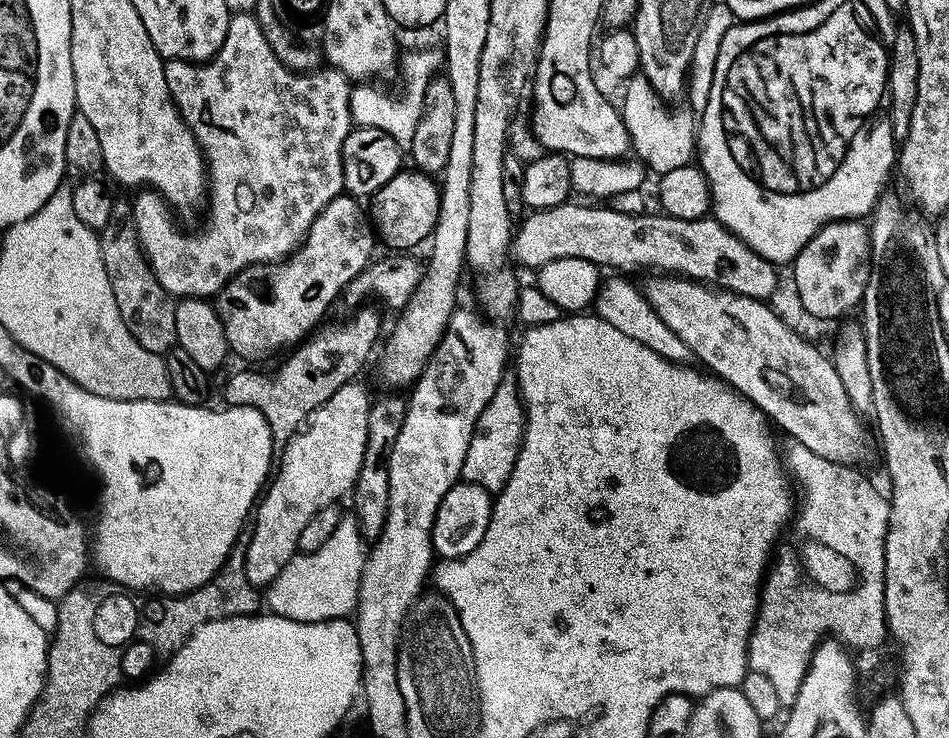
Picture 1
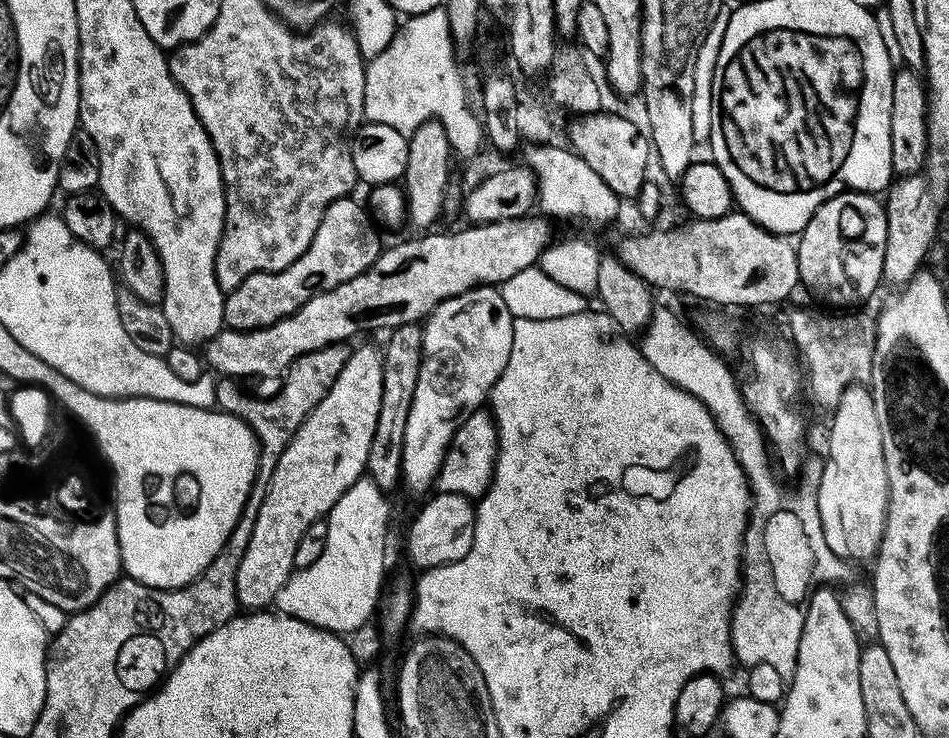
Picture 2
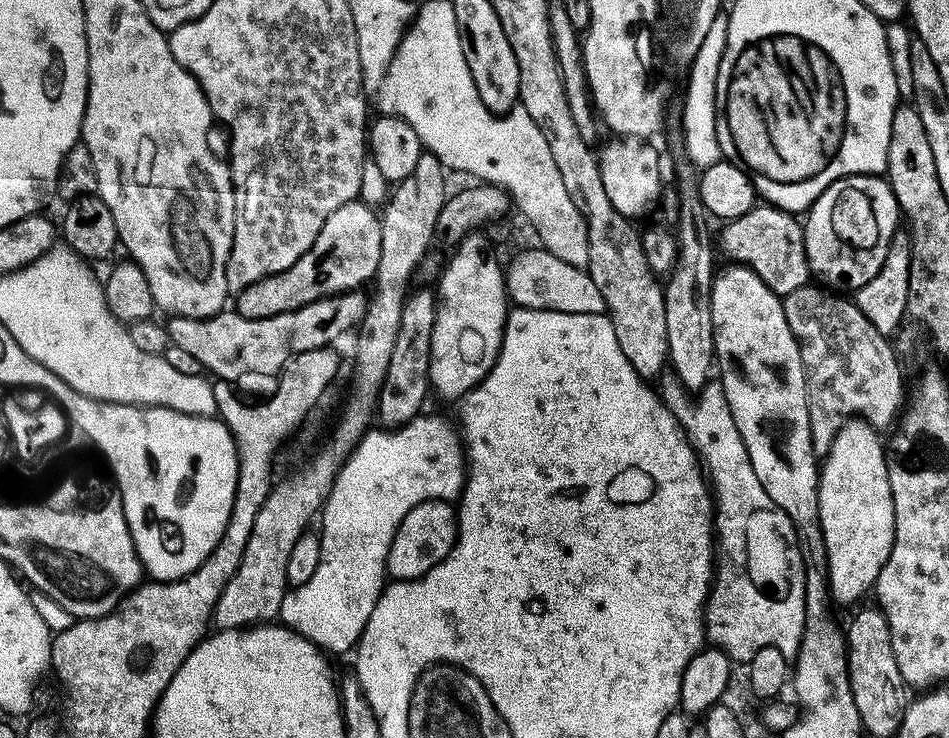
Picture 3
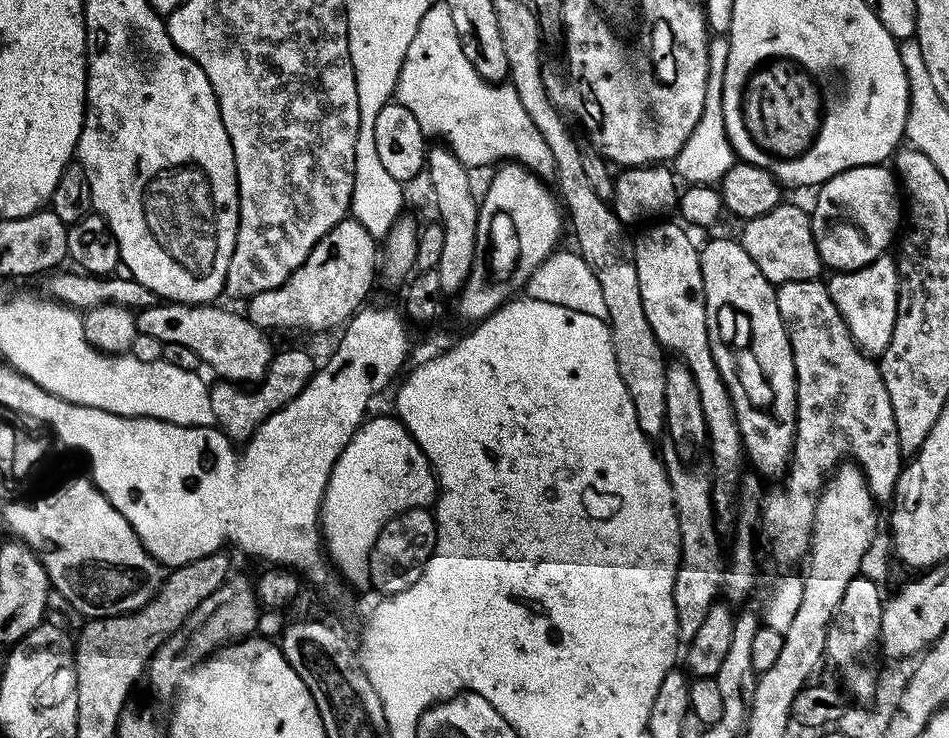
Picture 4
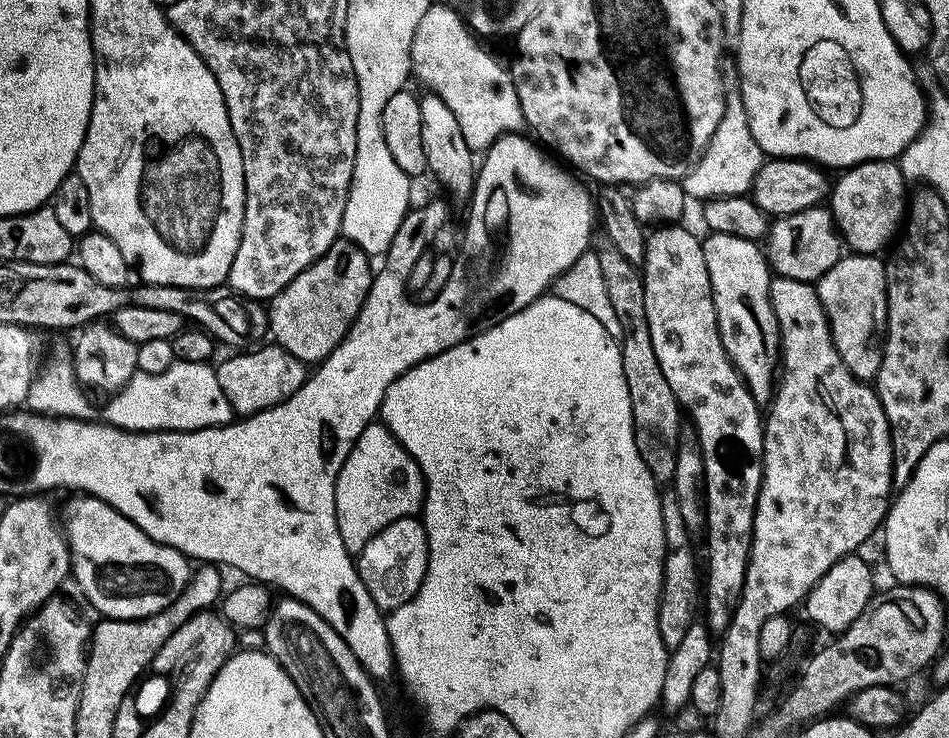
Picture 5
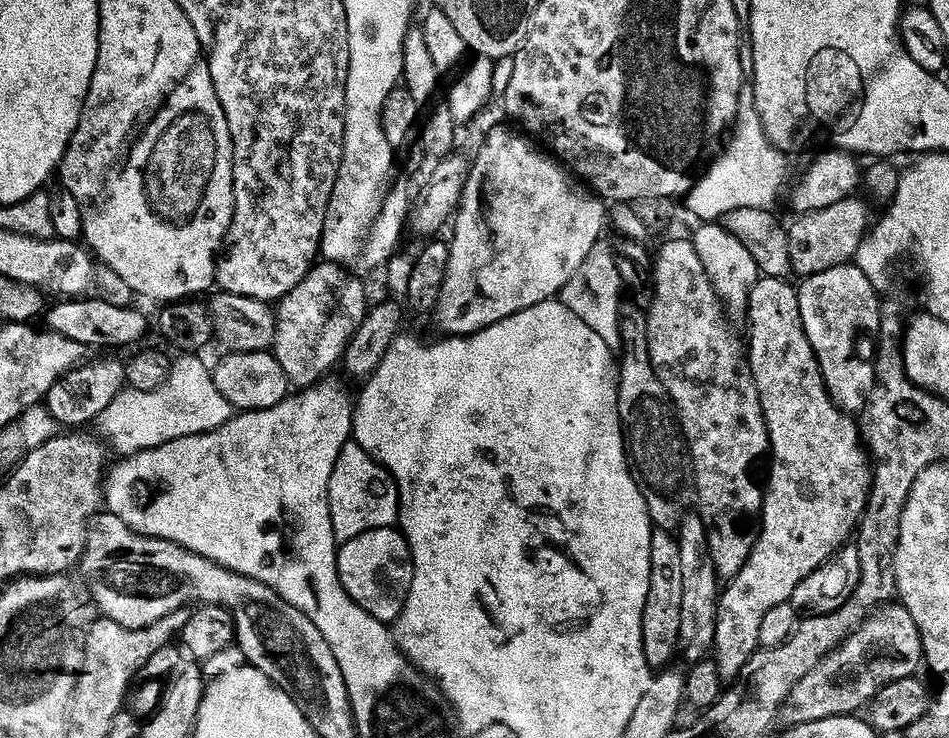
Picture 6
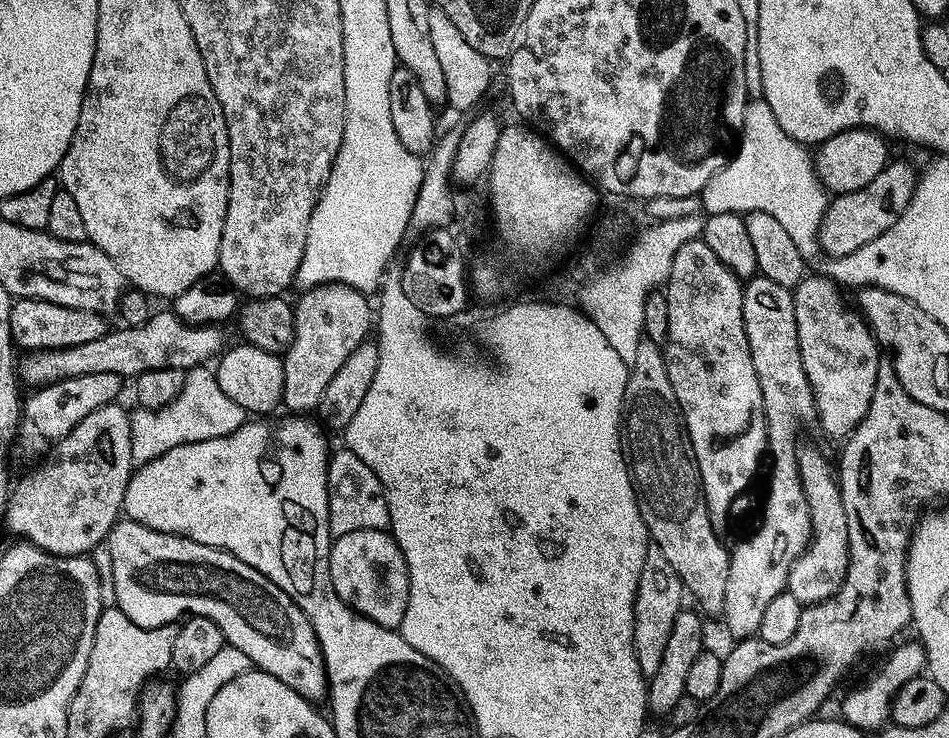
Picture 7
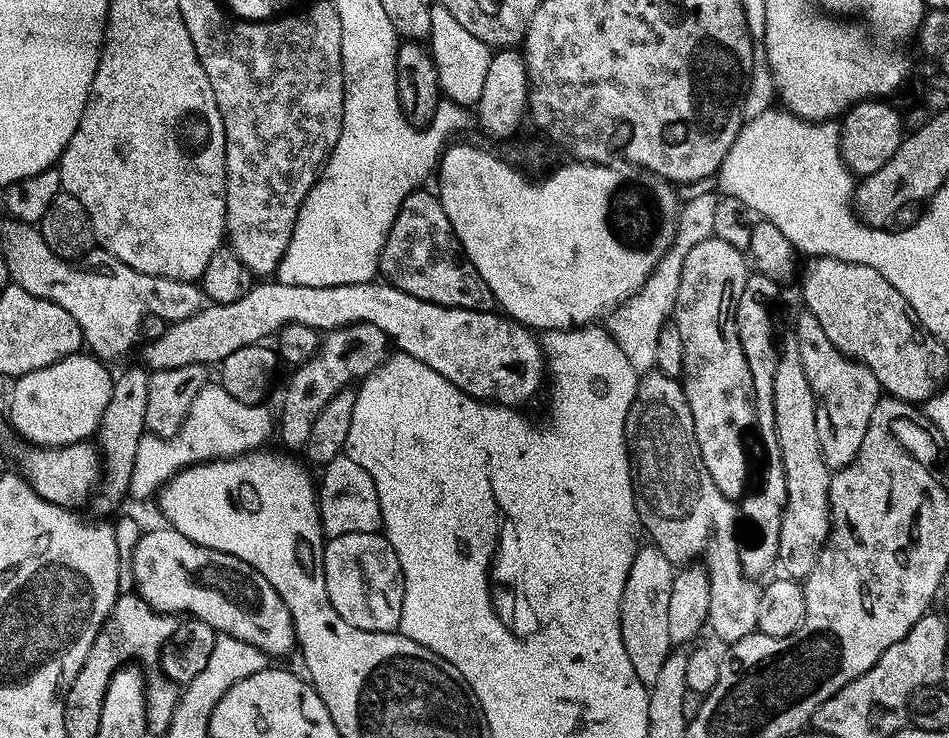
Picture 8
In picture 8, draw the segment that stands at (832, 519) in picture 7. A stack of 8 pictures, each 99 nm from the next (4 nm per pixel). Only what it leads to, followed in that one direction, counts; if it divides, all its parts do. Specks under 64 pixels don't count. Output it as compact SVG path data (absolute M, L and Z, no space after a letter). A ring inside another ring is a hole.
M794 342L779 347L774 372L775 434L786 478L787 502L780 516L777 561L789 579L803 580L812 572L818 553L828 540L832 525L829 506L831 469L822 458L818 444L816 399L802 368L801 355Z

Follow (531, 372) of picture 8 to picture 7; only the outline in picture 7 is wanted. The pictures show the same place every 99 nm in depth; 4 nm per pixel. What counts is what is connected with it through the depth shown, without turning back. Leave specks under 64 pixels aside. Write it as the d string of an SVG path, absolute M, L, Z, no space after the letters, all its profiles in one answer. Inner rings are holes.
M156 310L142 326L120 326L117 332L116 329L109 330L94 342L82 342L82 346L28 352L28 361L22 364L22 380L25 385L47 386L60 380L77 380L86 374L118 374L121 378L135 378L146 370L191 370L207 365L221 355L225 347L224 330L215 324L187 324L171 310Z

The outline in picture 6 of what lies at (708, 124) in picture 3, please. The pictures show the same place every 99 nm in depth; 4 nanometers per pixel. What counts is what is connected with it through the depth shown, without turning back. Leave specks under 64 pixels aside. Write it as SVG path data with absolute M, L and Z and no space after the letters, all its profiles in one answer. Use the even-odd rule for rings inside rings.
M745 86L738 94L736 122L726 147L696 179L696 184L683 197L682 203L693 211L701 222L719 221L728 211L737 210L738 207L771 209L780 187L781 192L785 187L784 156L781 149L768 141L768 135L764 133L764 127L758 118L751 87Z

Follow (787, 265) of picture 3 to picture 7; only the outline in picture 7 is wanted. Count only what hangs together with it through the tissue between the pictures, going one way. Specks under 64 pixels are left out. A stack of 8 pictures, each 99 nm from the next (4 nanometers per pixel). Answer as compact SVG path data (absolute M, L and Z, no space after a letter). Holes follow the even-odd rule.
M895 159L884 167L881 174L878 174L877 178L874 178L873 182L870 182L869 185L862 187L860 190L841 193L833 197L829 201L828 209L824 214L824 220L820 224L818 242L821 251L825 251L827 253L826 256L831 259L844 257L846 254L852 254L854 250L861 249L866 243L872 242L874 238L888 232L909 204L913 191L916 189L917 179L917 172L915 173L906 161L896 161Z

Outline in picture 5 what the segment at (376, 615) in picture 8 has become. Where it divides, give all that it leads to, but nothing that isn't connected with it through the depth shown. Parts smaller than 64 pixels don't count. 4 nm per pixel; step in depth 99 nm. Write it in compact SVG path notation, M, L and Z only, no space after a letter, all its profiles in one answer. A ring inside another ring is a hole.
M407 516L398 522L390 522L355 557L356 569L370 590L370 598L381 612L390 614L398 606L410 602L418 594L428 569L428 539L423 523L416 516Z

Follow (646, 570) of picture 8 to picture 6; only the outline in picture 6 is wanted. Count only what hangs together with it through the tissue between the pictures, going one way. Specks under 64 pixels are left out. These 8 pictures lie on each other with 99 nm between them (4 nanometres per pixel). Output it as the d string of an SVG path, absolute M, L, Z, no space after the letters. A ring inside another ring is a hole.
M656 530L652 533L652 546L650 548L650 590L644 618L642 632L644 634L644 651L647 654L648 664L654 670L663 669L673 663L672 655L678 652L678 622L680 621L680 607L682 606L682 558L678 558L677 537L668 530Z

